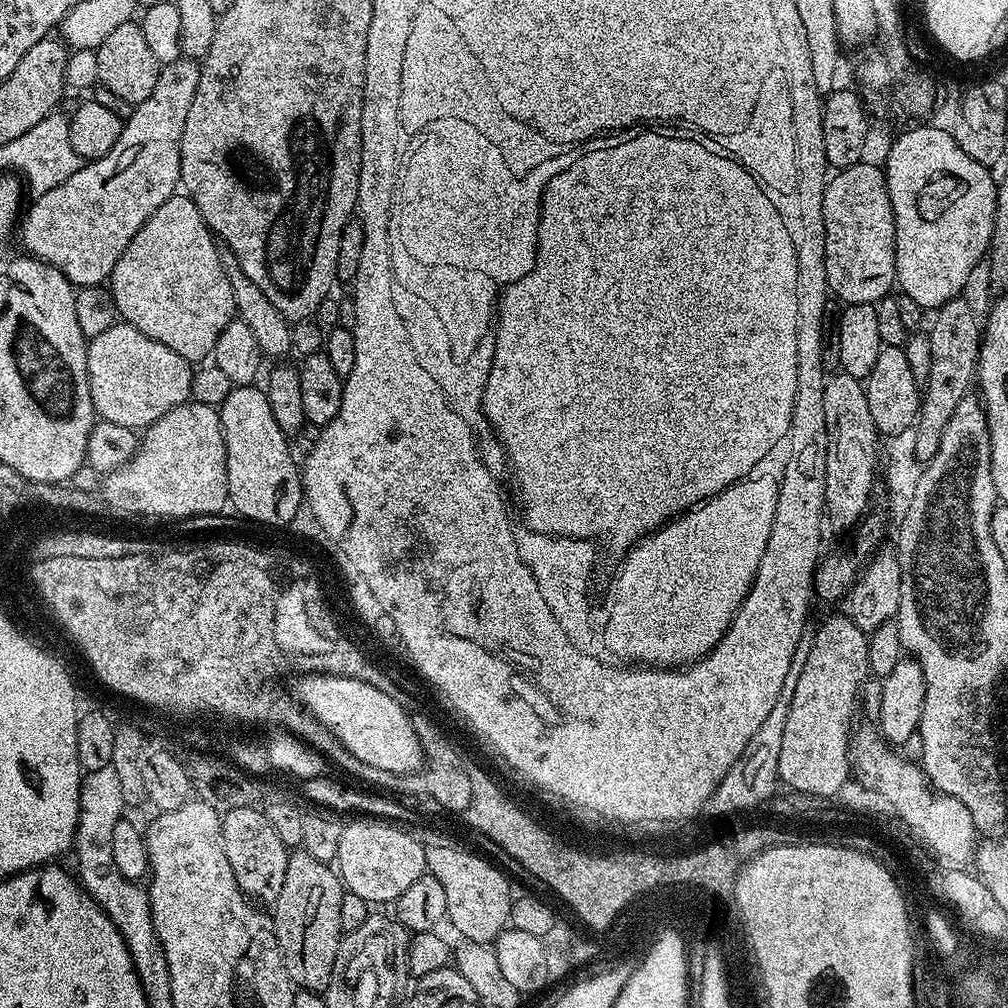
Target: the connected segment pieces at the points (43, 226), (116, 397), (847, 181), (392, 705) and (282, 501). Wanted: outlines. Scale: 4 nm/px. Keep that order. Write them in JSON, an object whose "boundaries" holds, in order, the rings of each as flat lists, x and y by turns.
{"boundaries":[[[181,58,170,62,161,67,158,74,158,82,154,82,154,90,150,94,150,98,146,98,141,104,135,105,133,113,130,114,128,120,124,121,124,129,118,138,118,142,114,142,114,150,110,150,110,154,106,154,97,160,89,160,81,163,80,169,66,180,60,186,55,186,54,190,49,190,41,196,32,200,33,204,27,205,26,211,23,213,22,219,18,224,18,240,20,236,20,244,25,253,31,254,37,260,44,260,50,266,54,266,64,276,65,281,73,286,100,286,111,277,114,266,118,262,118,258,122,258,122,254,126,250,126,246,130,246,130,238,134,238,134,234,138,234,138,230,142,230,142,226,146,222,146,218,150,218,150,214,154,214,154,210,158,210,158,206,162,206,162,202,169,200,177,191,180,184,180,143,182,142,182,130,186,126,186,114,190,110,190,102,194,102,194,90,198,90,198,78,200,77,200,64,195,60]],[[123,322,88,340,86,370,97,417,133,430,149,428,162,414,170,414,174,406,189,403,192,395,194,368,190,361]],[[861,162,841,168,836,177,824,185,822,198,822,222,826,234,824,257,826,258,826,278,831,295,835,299,850,304,875,304,893,291,896,284,896,227,894,210,890,206,890,194,886,186,883,167,879,163]],[[304,674,301,677,296,688,299,703,315,710,326,726,338,729,343,744,348,744,356,757,372,760,378,770,397,774,417,772,425,763,424,751,417,743,416,724,390,694,352,676]],[[256,384,233,386,230,394,226,394,226,398,219,404,218,411,226,442,226,475,230,477,228,493,236,496,235,511,260,526,266,520,272,526,277,520,288,526,297,513,296,501,301,501,301,491,296,488,296,484,302,479,302,472,298,460,292,457,292,452,288,449,289,437,278,426,274,410,270,410,267,391]]]}

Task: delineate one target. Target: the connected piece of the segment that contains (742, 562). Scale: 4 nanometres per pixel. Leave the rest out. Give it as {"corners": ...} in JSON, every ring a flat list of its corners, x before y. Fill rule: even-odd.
{"corners":[[743,483,730,486,722,490,720,500,712,500,712,504,697,504,695,508,679,515,675,520,669,520,663,528,654,531,645,537,639,544,627,549,624,561,620,564,620,573,616,576,616,589,612,592,612,601,608,604,608,621,604,624,604,640,608,643,610,651,616,655,616,660,623,662,627,656,644,656,644,666,680,666,687,660,700,660,711,653,712,647,728,633,728,627,732,625,732,619,736,611,742,606,742,602,748,596,752,588,754,578,758,574,758,566,762,562,762,554,766,554,766,542,770,542,770,530,774,526,774,514,776,513,775,499,760,500,756,508,740,508,744,504]]}

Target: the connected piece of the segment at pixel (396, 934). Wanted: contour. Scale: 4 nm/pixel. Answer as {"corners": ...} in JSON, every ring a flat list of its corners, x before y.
{"corners":[[369,913,366,922,341,937,338,953,335,954,334,970,331,972,331,985,342,986,343,991,348,990,352,996,352,990,356,990,352,984,356,976,406,976,410,973,411,933,399,920,388,916]]}

